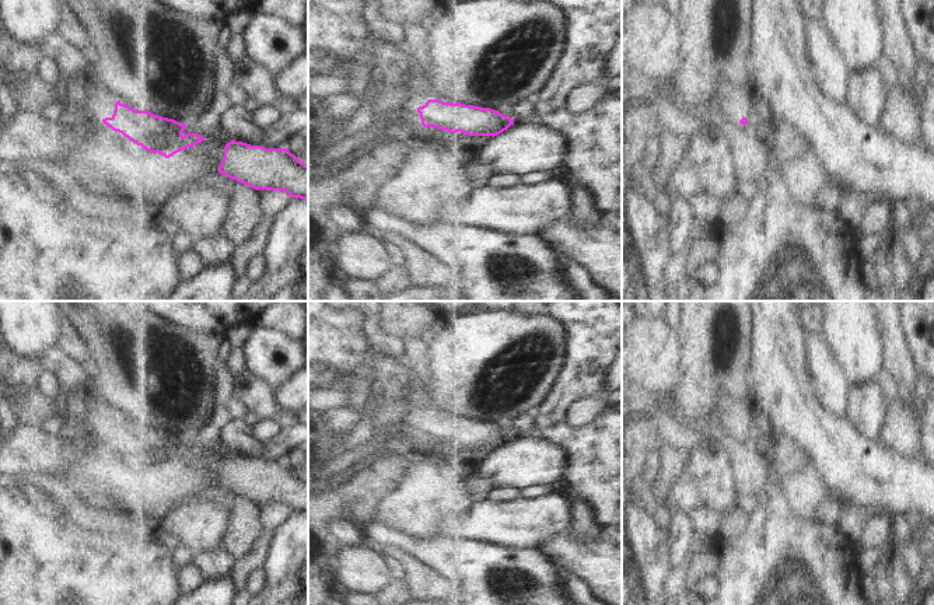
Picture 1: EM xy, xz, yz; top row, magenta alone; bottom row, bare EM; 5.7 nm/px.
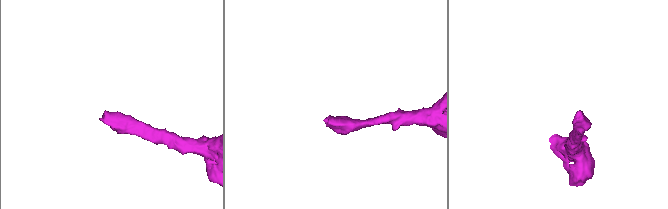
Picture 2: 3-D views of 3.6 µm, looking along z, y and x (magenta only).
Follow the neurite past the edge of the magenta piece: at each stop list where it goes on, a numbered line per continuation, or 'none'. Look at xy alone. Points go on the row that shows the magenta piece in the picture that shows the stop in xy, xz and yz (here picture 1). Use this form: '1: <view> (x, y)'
1: xy (98, 98)

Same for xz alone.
none

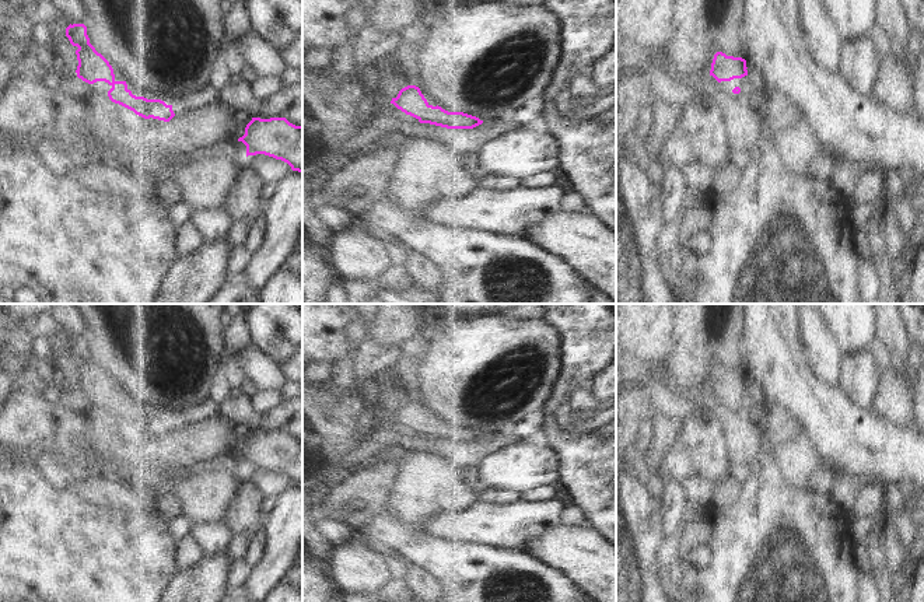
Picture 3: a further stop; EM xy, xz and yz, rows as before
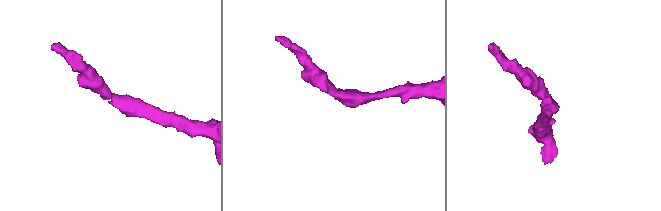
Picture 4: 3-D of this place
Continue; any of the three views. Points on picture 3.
none

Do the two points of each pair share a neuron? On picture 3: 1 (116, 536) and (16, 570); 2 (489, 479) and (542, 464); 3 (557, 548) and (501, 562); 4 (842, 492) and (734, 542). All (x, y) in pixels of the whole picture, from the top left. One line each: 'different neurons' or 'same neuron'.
1: same neuron
2: same neuron
3: different neurons
4: different neurons

